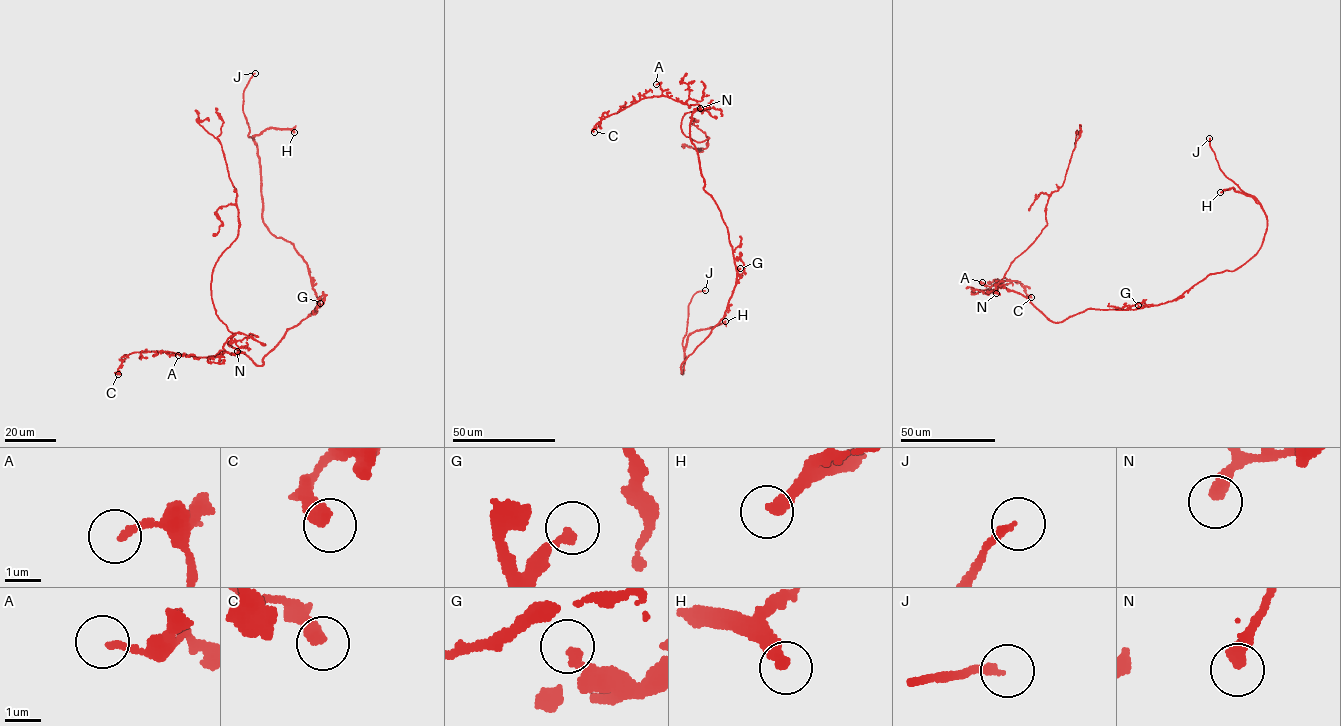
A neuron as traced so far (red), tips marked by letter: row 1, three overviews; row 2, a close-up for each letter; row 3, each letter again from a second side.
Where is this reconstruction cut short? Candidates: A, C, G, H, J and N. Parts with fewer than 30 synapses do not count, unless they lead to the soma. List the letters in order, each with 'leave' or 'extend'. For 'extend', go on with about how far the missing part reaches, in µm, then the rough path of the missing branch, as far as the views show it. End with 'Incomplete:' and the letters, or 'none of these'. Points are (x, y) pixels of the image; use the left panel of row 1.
A: leave
C: leave
G: leave
H: extend; missing 50 µm; course (294, 132), (291, 147), (297, 167), (318, 160), (330, 161), (350, 132)
J: extend; missing 10 µm; course (255, 73), (272, 63)
N: leave
Incomplete: H, J

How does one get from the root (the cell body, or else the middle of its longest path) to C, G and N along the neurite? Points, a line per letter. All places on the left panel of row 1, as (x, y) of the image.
C: (293, 327), (258, 366), (228, 345), (234, 334), (223, 351), (211, 357), (154, 351), (124, 355), (118, 374)
G: (293, 327), (320, 303)
N: (293, 327), (263, 358), (262, 365), (256, 365), (247, 355), (228, 345), (231, 340), (238, 347), (237, 351)

